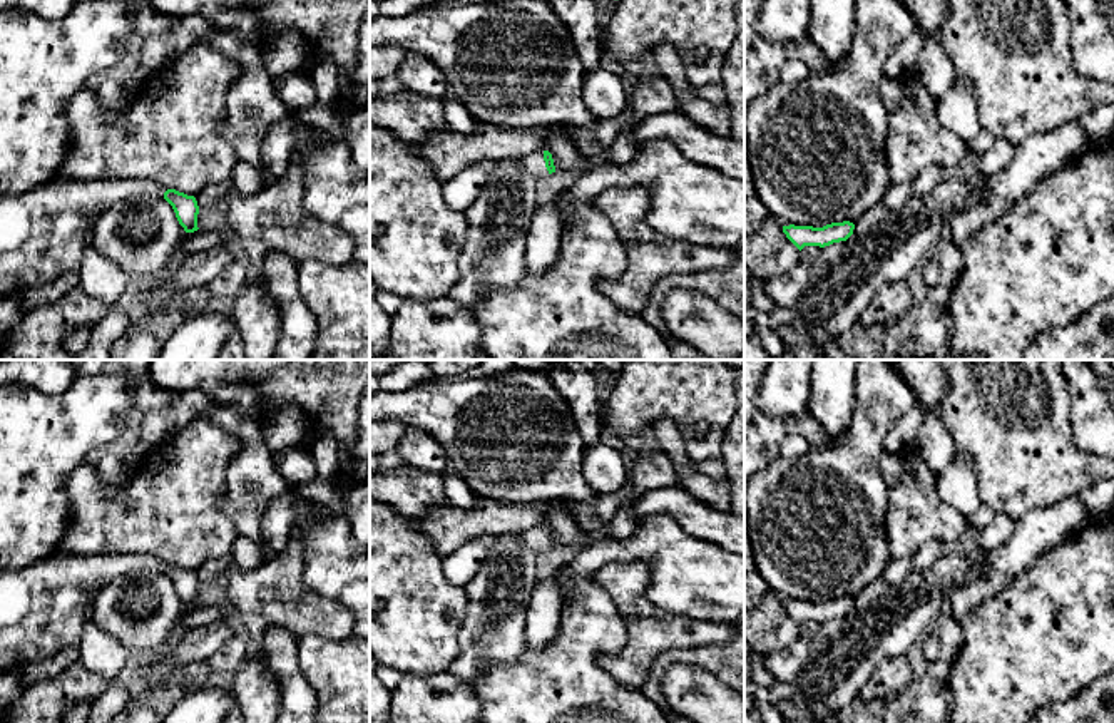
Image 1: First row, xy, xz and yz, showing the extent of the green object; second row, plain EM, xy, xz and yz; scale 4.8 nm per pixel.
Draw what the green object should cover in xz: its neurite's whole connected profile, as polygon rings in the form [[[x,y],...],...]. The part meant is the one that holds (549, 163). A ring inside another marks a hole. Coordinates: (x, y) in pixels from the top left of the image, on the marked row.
[[[537,149],[519,161],[522,172],[534,176],[535,179],[547,177],[555,172],[554,159],[549,151]]]

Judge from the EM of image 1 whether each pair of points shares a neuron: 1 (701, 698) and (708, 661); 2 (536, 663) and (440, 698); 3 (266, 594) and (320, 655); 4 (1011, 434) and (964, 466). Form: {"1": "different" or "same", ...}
{"1": "different", "2": "different", "3": "different", "4": "different"}

